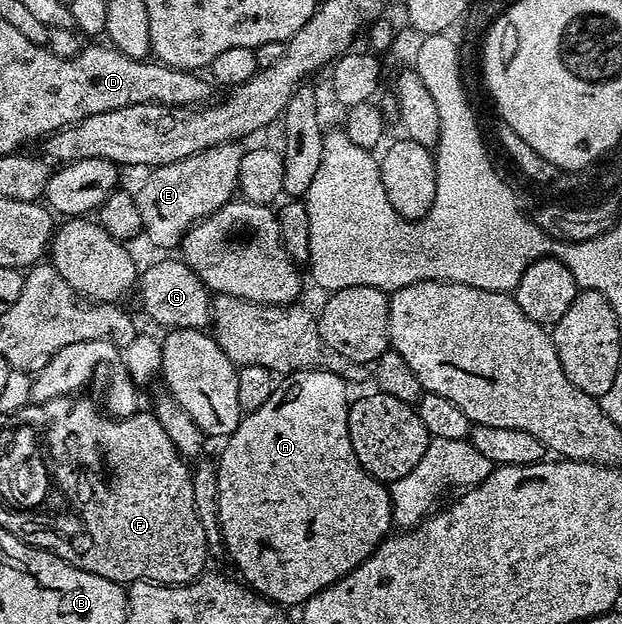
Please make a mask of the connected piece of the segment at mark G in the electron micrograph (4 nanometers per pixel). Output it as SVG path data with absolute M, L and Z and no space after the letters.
M167 255L164 261L155 261L137 277L137 294L143 309L156 321L168 329L202 329L211 324L212 294L196 273L178 256Z

